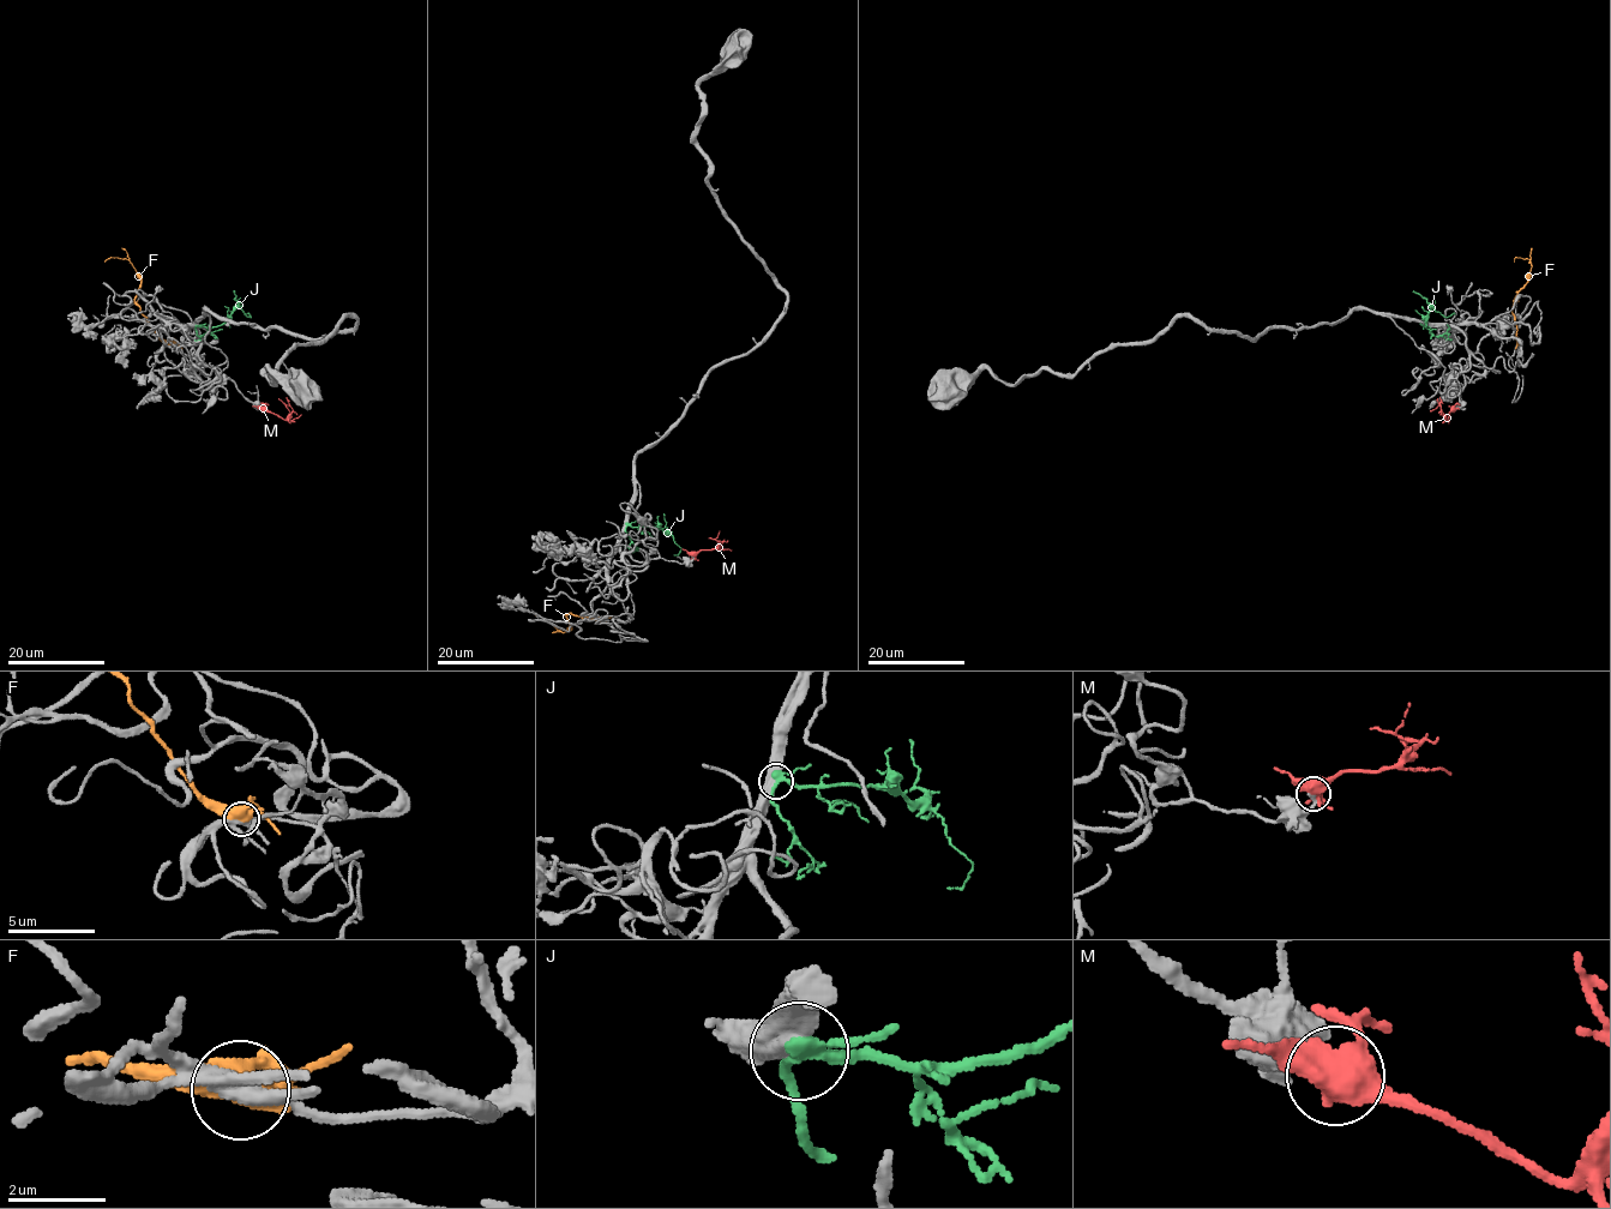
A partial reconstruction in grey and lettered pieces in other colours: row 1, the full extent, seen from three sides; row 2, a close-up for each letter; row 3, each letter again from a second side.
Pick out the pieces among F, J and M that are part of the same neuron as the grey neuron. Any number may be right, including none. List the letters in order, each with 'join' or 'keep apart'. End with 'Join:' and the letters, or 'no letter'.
F: keep apart
J: keep apart
M: keep apart
Join: no letter

